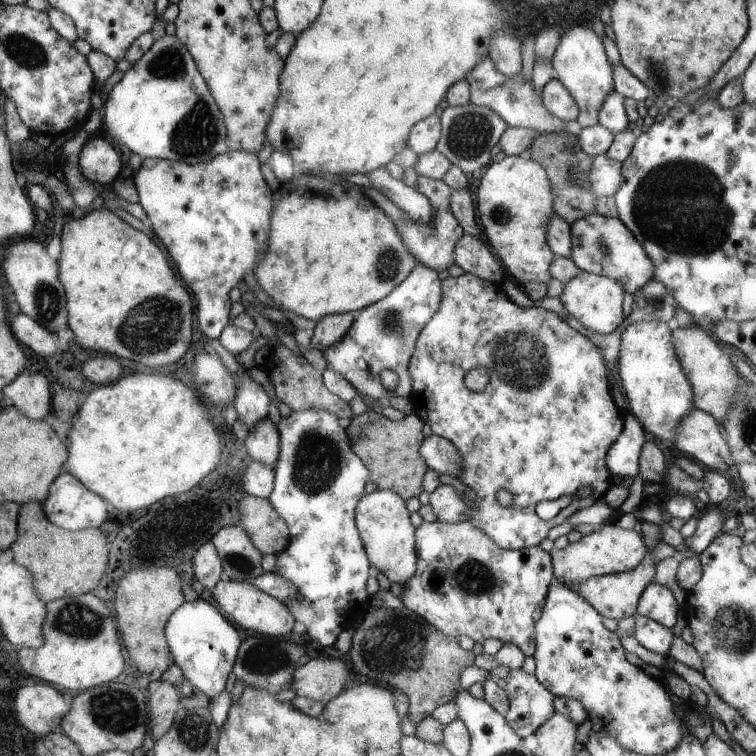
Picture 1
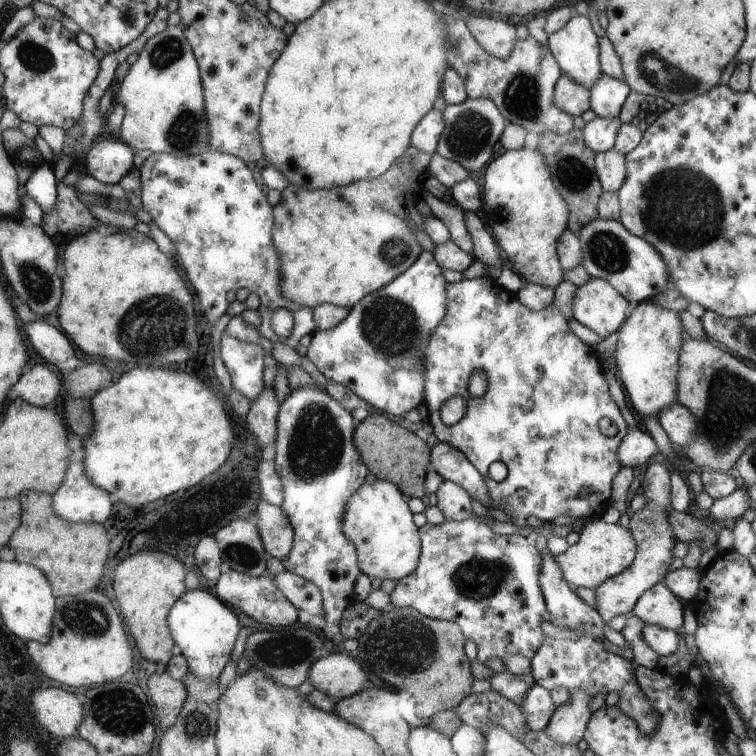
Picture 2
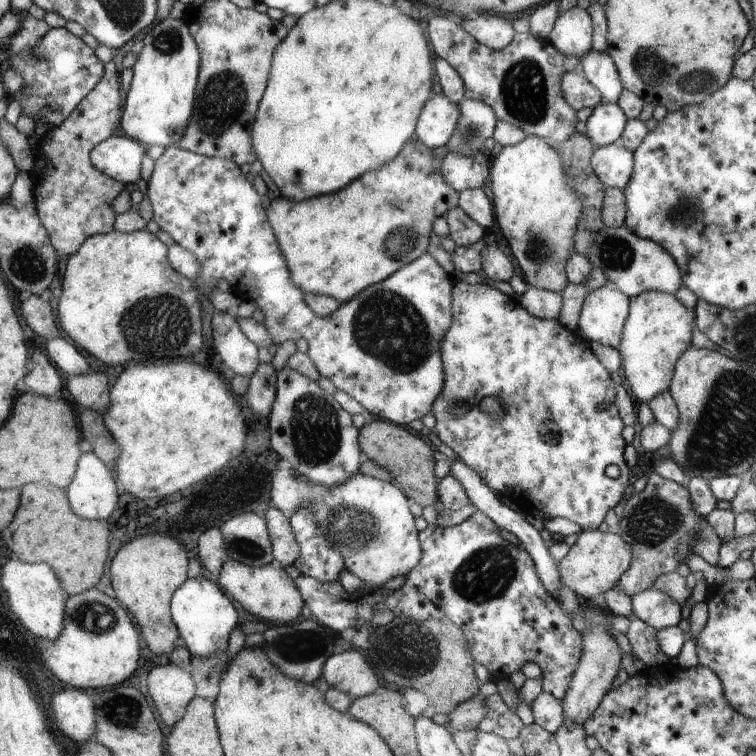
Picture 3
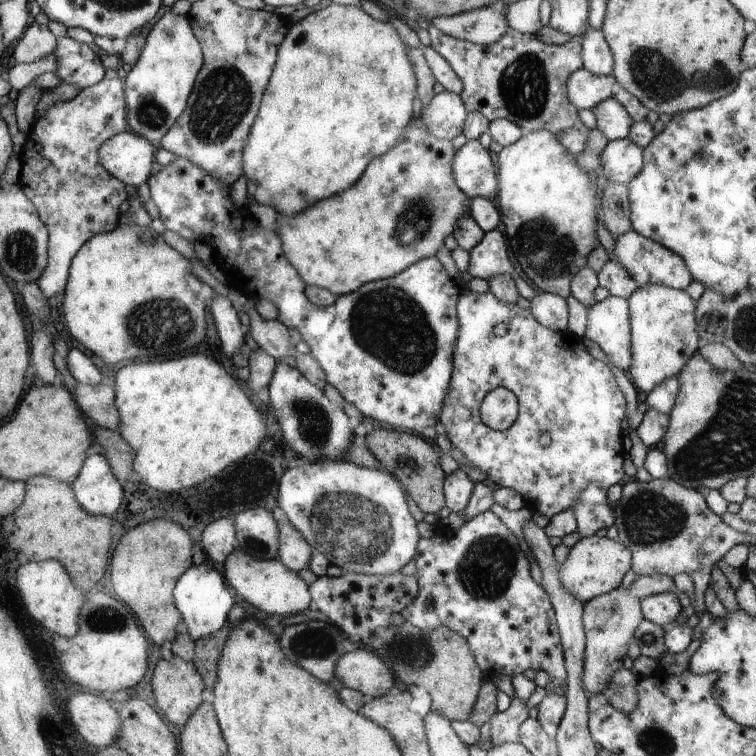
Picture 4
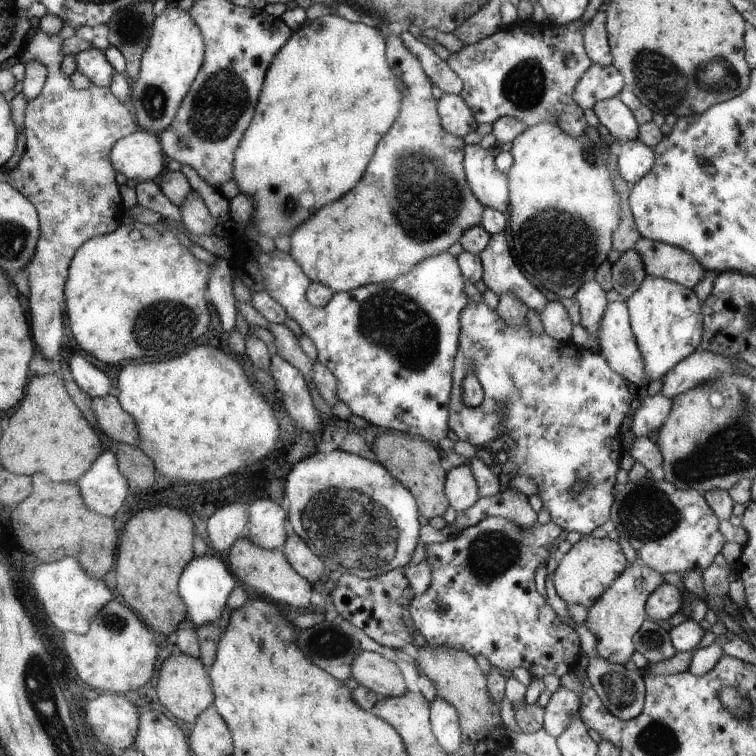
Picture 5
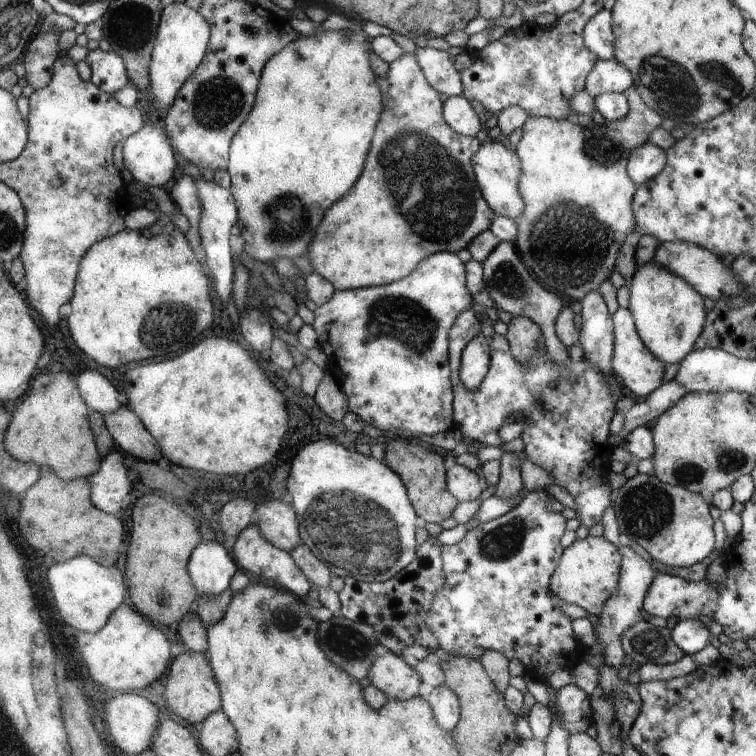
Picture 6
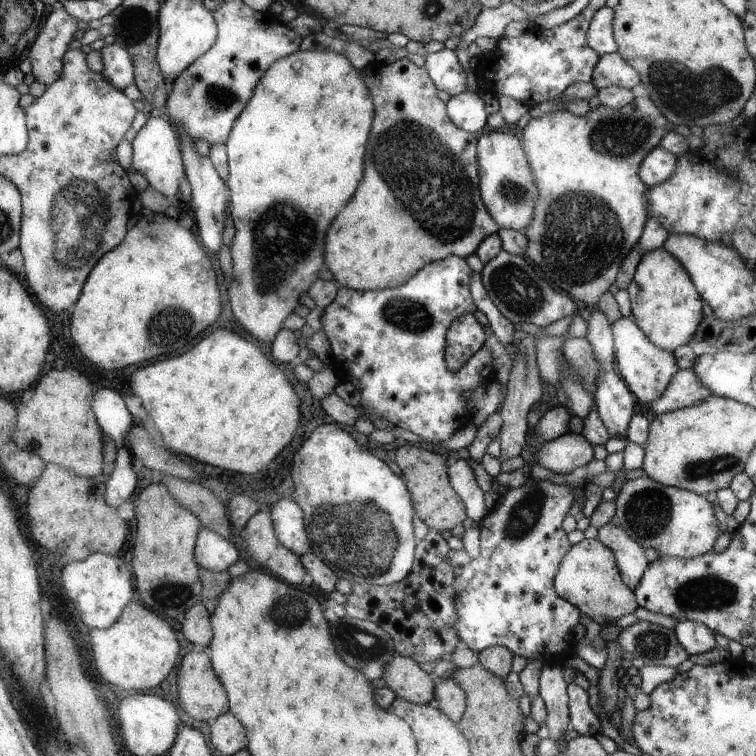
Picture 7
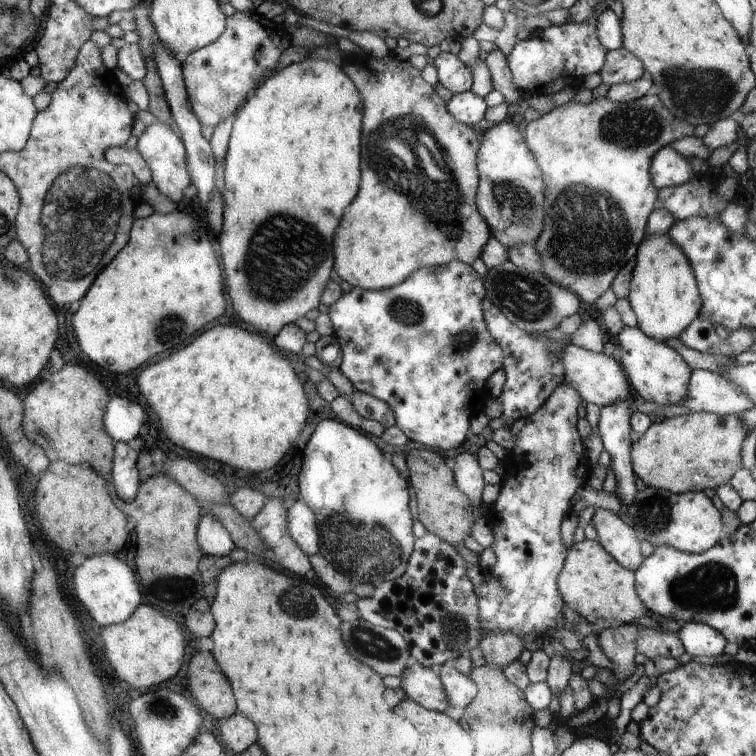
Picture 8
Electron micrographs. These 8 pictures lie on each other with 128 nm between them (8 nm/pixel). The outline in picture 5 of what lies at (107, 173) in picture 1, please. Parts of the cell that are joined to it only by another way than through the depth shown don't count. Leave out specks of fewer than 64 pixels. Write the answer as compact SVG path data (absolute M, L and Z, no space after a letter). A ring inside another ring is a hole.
M139 128L118 140L111 150L111 163L127 179L156 181L166 168L166 156L159 135Z

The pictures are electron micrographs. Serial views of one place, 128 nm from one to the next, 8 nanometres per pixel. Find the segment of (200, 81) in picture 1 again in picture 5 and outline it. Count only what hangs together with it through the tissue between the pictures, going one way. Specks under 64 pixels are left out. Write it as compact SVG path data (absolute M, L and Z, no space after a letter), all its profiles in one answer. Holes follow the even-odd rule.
M169 4L155 18L148 46L141 58L137 79L130 82L130 106L140 128L159 134L171 126L191 84L197 78L205 55L205 42L192 15Z

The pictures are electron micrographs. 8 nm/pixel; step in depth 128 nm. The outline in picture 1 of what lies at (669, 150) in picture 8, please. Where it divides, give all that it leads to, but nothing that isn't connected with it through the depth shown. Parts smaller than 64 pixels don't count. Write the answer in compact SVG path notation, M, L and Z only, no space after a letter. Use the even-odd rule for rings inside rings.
M608 156L595 157L590 166L590 184L594 196L597 198L614 196L621 186L621 169L622 164L608 159Z

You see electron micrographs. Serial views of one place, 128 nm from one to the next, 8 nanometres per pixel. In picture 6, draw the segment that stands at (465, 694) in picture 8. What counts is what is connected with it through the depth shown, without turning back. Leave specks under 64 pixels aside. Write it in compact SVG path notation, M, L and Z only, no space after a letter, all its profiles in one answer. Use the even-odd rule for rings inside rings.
M444 684L427 691L425 697L434 709L439 725L446 732L451 733L462 718L462 705L459 696Z

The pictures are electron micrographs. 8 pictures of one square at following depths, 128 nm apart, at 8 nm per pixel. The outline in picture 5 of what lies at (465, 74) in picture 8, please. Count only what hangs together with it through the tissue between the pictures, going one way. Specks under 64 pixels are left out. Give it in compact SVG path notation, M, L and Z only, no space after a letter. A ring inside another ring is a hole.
M404 31L402 40L414 55L422 62L423 68L431 83L445 93L460 95L463 92L464 80L445 60L440 59L436 52L424 42L413 37L410 32Z

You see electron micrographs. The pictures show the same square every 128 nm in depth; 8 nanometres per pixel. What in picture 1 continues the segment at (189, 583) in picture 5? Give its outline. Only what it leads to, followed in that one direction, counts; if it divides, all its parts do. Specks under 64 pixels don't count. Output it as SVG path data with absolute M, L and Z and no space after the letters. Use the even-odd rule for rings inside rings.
M199 597L178 608L166 626L167 643L171 647L176 664L182 669L186 681L190 681L200 693L212 700L225 689L230 678L242 632L232 624L216 606Z

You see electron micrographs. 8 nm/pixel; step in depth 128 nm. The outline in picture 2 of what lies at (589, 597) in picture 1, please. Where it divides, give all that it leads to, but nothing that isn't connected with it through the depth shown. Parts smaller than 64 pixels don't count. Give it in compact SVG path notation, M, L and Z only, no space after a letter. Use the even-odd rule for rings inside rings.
M650 464L644 480L640 482L639 492L644 494L646 505L637 511L629 511L630 523L628 530L632 532L638 546L638 554L634 562L626 571L619 575L606 579L594 590L597 596L597 608L604 621L610 622L615 616L632 614L635 604L650 590L666 578L670 571L670 564L674 560L672 550L678 540L669 521L669 509L671 508L671 472L664 464Z

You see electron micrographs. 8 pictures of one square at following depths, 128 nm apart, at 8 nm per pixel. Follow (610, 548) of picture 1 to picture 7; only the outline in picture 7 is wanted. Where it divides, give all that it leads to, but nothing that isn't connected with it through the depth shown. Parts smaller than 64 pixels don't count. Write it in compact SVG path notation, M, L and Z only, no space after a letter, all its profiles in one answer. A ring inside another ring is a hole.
M584 539L571 546L555 574L554 585L555 591L564 600L602 627L616 623L619 618L634 613L639 607L635 591L623 580L615 553L598 539Z

